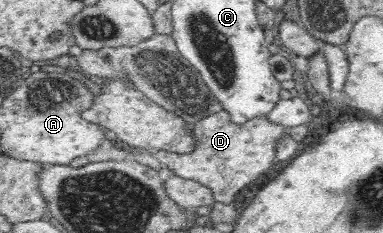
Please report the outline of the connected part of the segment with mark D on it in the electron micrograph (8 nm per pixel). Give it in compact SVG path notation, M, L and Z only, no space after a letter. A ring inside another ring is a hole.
M222 110L204 120L191 125L191 134L195 138L195 149L190 154L174 154L168 151L149 151L149 153L182 178L195 180L214 193L214 198L224 204L232 203L238 190L258 180L262 174L274 168L276 147L289 128L274 124L269 115L252 118L243 124L236 124L230 112Z

